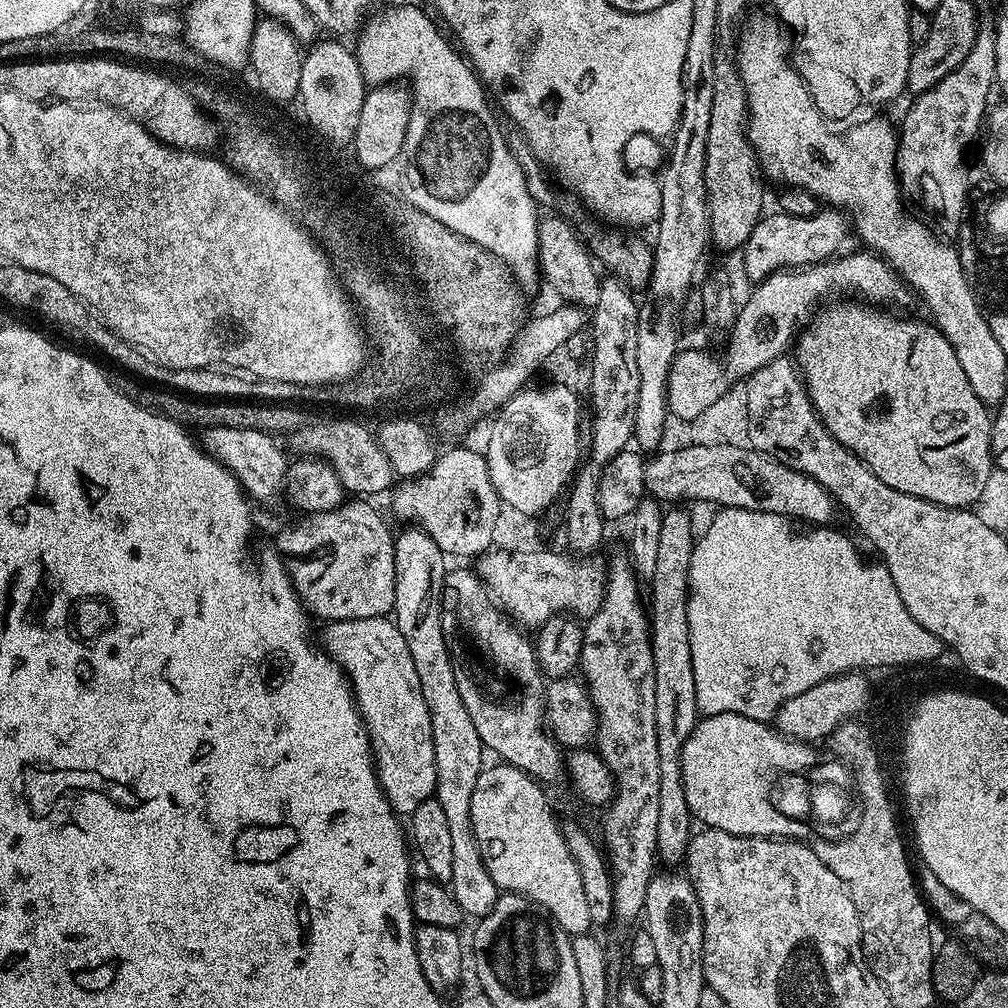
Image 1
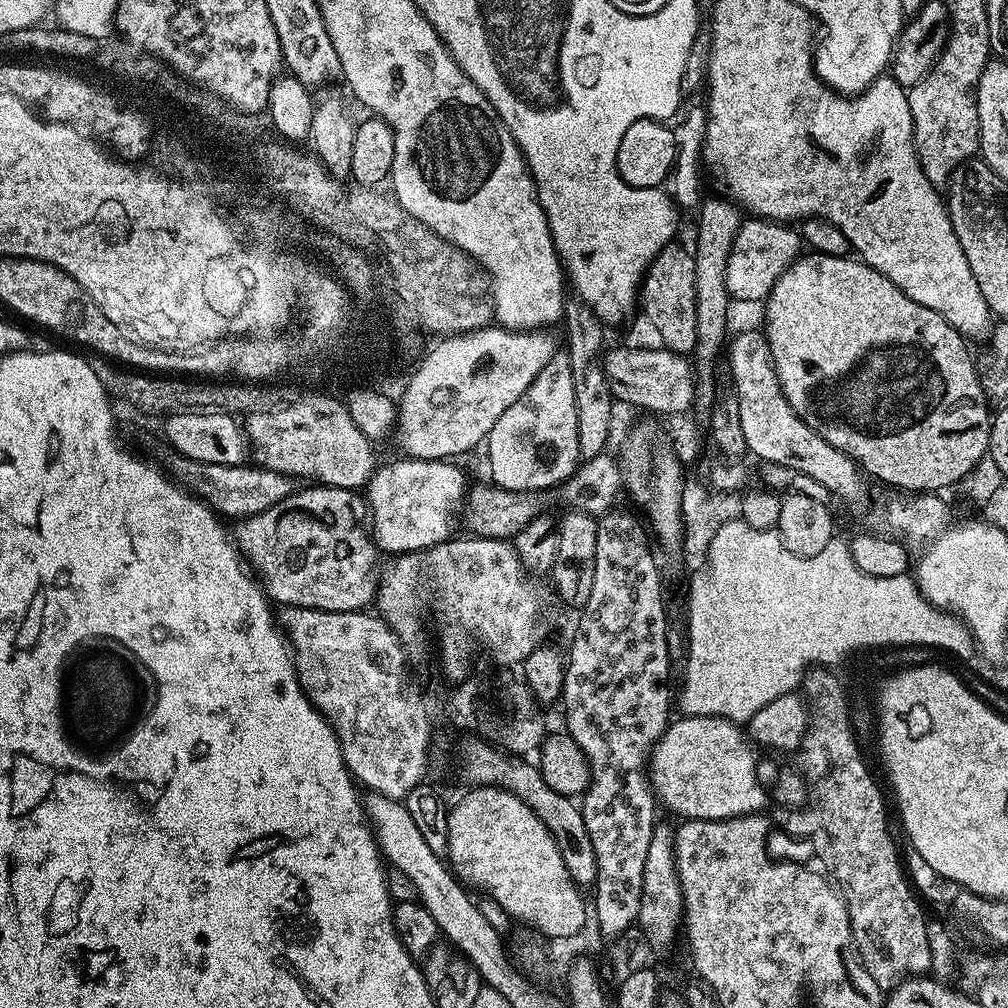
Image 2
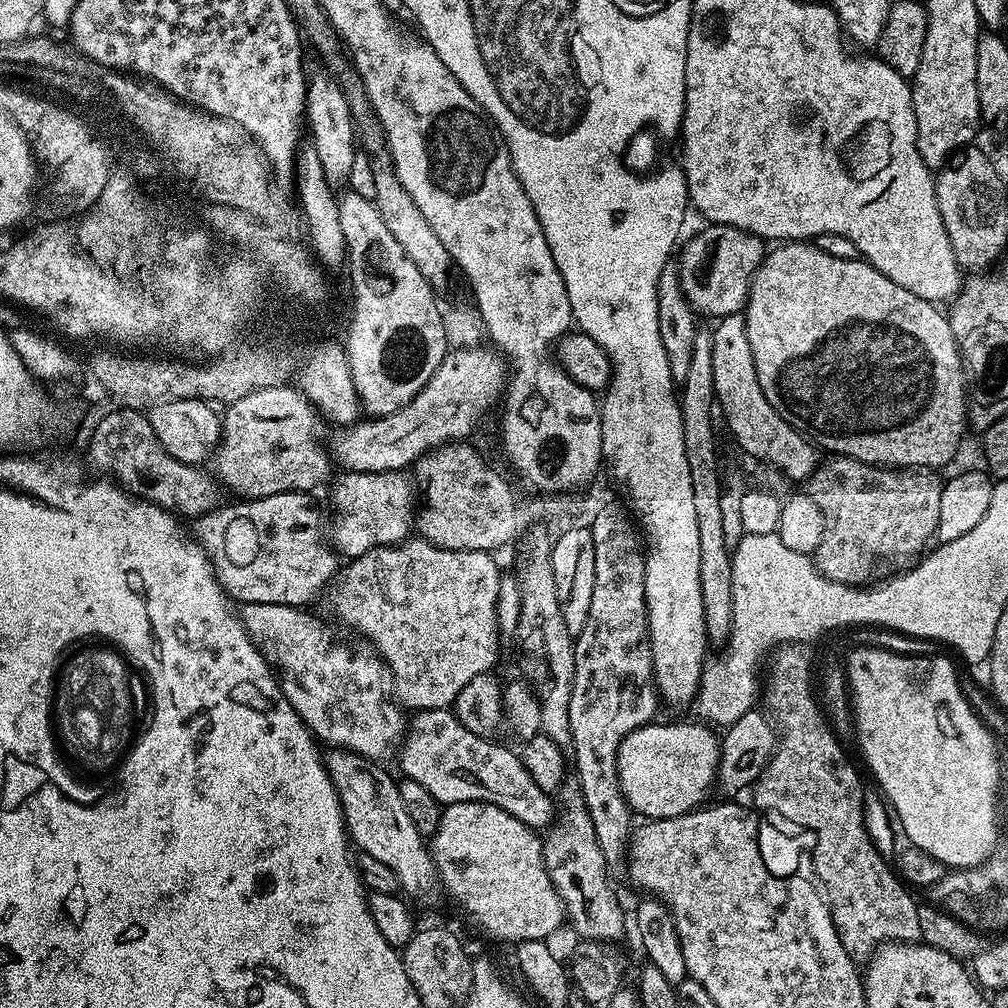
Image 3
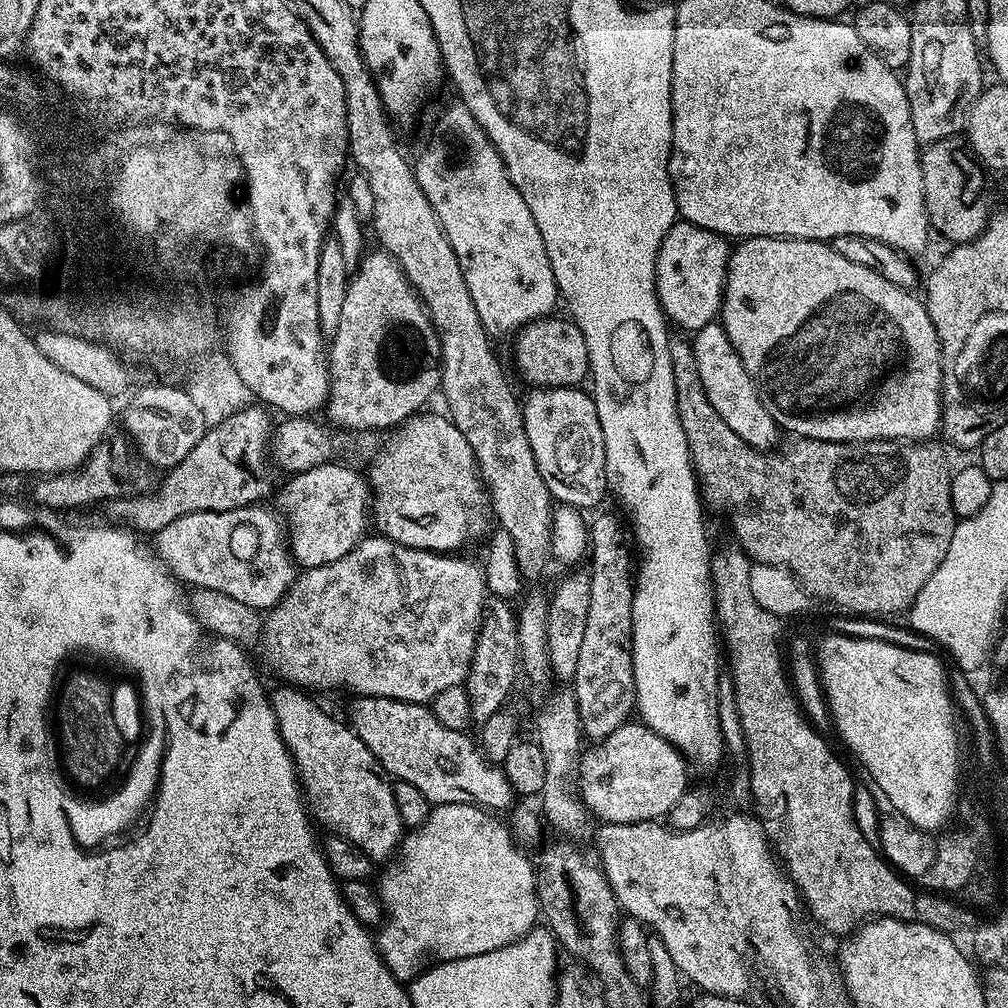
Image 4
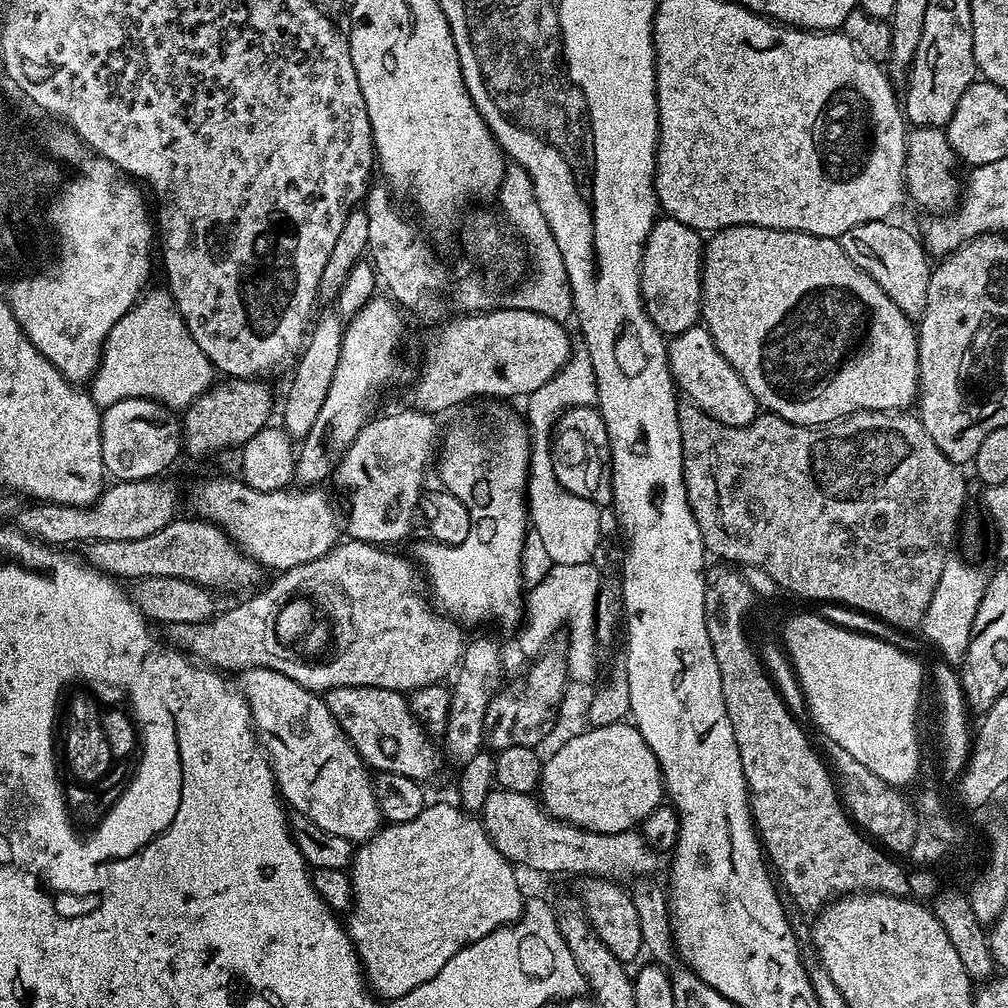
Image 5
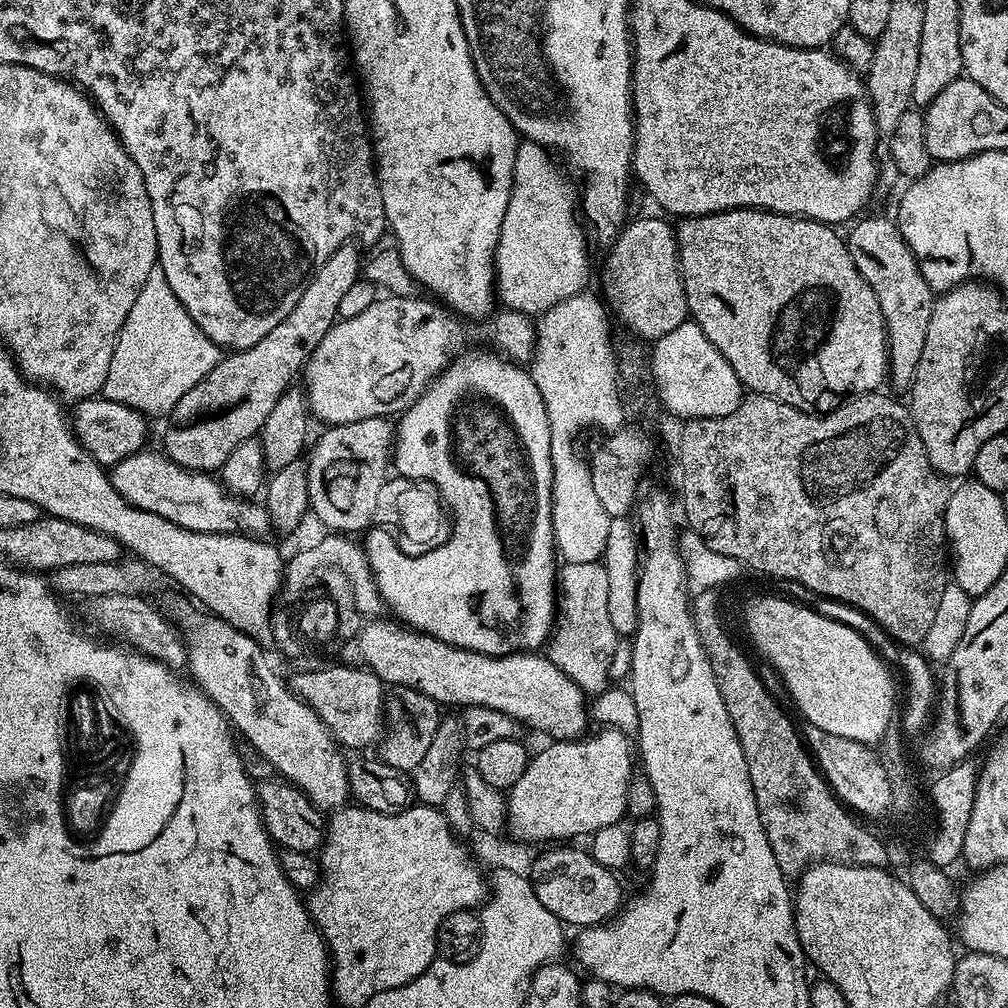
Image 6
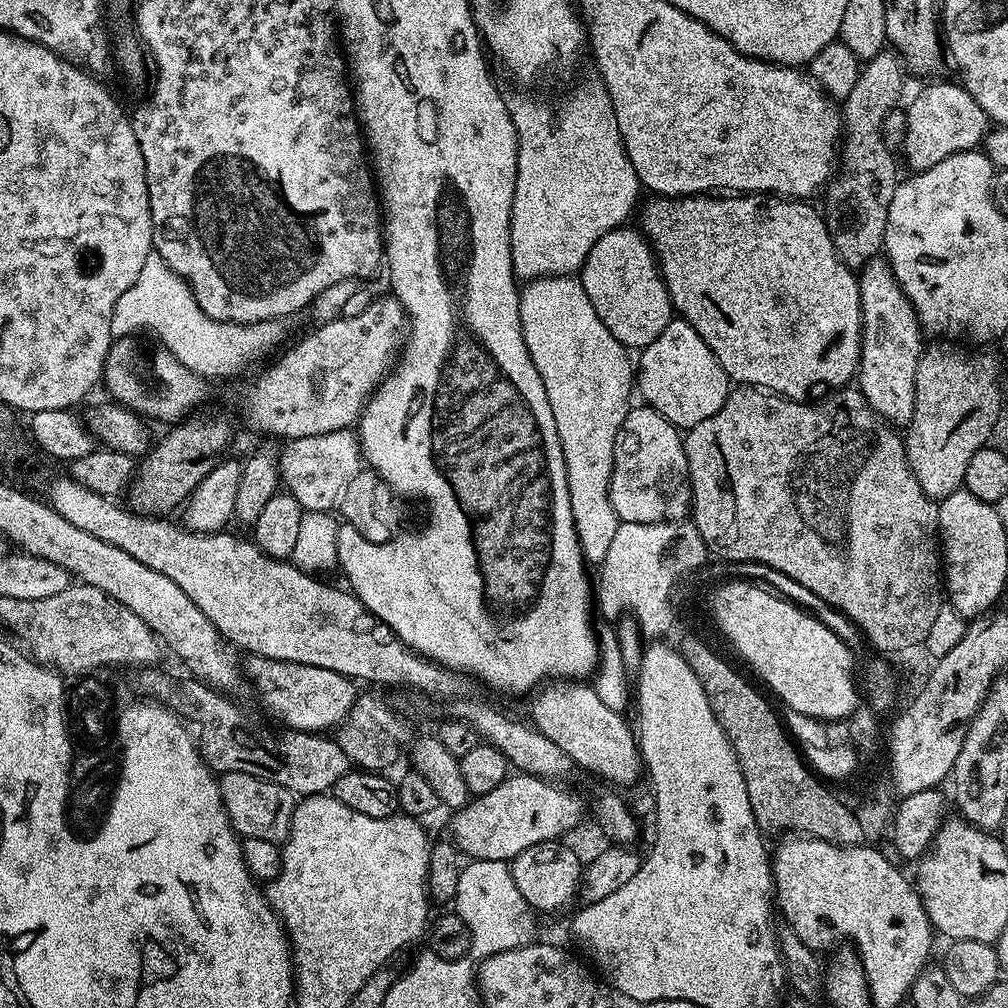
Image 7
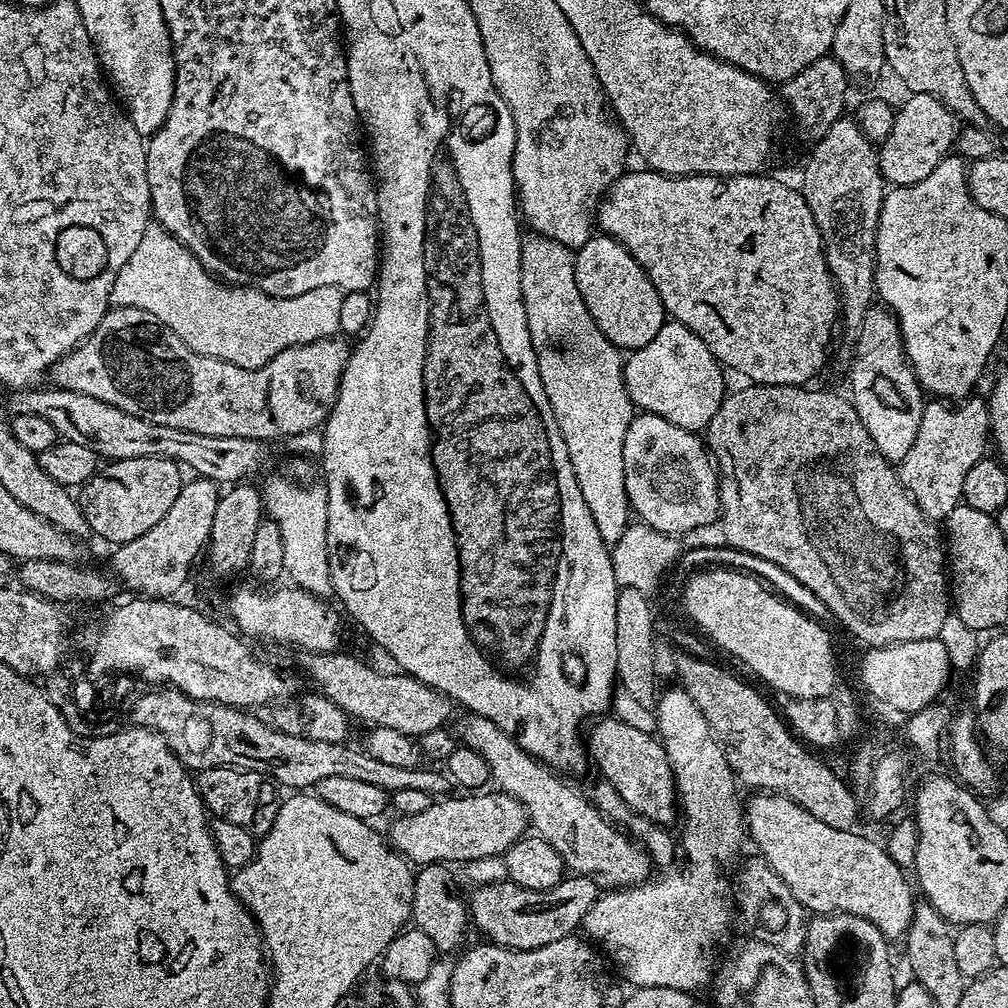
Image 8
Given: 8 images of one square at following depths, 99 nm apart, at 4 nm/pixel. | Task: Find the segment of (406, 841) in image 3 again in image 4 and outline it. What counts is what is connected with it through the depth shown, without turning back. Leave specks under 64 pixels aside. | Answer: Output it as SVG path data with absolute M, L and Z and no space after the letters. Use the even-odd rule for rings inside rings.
M282 686L275 693L271 693L270 699L272 709L276 715L276 721L280 727L280 737L284 739L284 744L288 752L292 755L292 760L296 763L296 774L300 778L302 795L310 809L311 815L317 821L328 827L329 833L346 838L354 842L366 854L371 856L373 861L387 861L392 851L399 849L402 844L402 837L406 829L402 818L398 814L398 802L394 802L393 781L387 772L370 754L366 742L358 738L358 734L347 723L335 720L330 713L319 708L311 700L307 691L301 690L296 686Z

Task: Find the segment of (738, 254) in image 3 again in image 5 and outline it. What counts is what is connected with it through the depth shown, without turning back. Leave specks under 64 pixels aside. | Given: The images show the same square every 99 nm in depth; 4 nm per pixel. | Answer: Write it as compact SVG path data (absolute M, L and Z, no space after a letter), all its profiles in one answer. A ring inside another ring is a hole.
M673 216L657 219L644 244L644 262L640 265L640 294L654 326L671 338L697 327L702 316L702 253L705 241L701 233L678 222Z

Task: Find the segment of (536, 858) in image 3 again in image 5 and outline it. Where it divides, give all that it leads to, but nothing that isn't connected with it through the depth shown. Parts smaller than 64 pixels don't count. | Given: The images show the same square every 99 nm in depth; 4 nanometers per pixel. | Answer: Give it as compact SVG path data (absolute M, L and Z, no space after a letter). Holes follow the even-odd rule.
M429 803L420 811L418 818L410 818L410 822L385 823L380 831L374 833L370 839L363 841L355 849L352 858L350 865L352 906L346 913L348 937L351 938L352 945L356 947L360 966L369 988L377 997L385 996L385 1001L388 1002L402 998L402 994L410 994L410 990L414 990L414 986L422 986L422 982L430 982L430 978L434 978L434 974L438 974L438 970L442 970L442 966L446 966L446 962L450 962L450 958L454 958L454 954L461 948L486 938L486 934L490 934L502 924L511 924L519 920L521 912L524 911L526 896L525 893L520 893L520 880L516 877L517 869L510 861L505 860L502 854L498 854L494 842L490 842L486 834L483 823L475 815L465 812L455 803L452 804Z

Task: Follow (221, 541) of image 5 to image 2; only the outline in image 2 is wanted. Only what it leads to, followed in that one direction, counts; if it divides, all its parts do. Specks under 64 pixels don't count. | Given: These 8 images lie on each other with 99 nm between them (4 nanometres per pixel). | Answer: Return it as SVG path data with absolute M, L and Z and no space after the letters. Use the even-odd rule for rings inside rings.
M306 486L302 492L293 491L278 506L270 506L270 510L262 510L262 514L251 516L239 521L234 528L236 547L240 549L240 555L244 557L249 569L258 577L260 587L268 594L269 601L280 606L290 608L313 608L314 610L330 610L331 612L358 612L367 609L375 601L376 585L378 583L378 564L376 568L376 556L378 549L376 541L370 531L370 505L359 491L350 488L330 488L327 486Z

